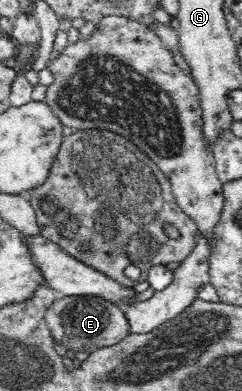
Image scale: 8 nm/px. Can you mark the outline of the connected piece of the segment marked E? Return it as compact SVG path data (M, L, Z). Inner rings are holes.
M97 295L65 296L54 300L46 310L45 321L53 340L72 351L90 352L92 349L117 344L129 334L130 330L130 323L126 319L125 312Z

